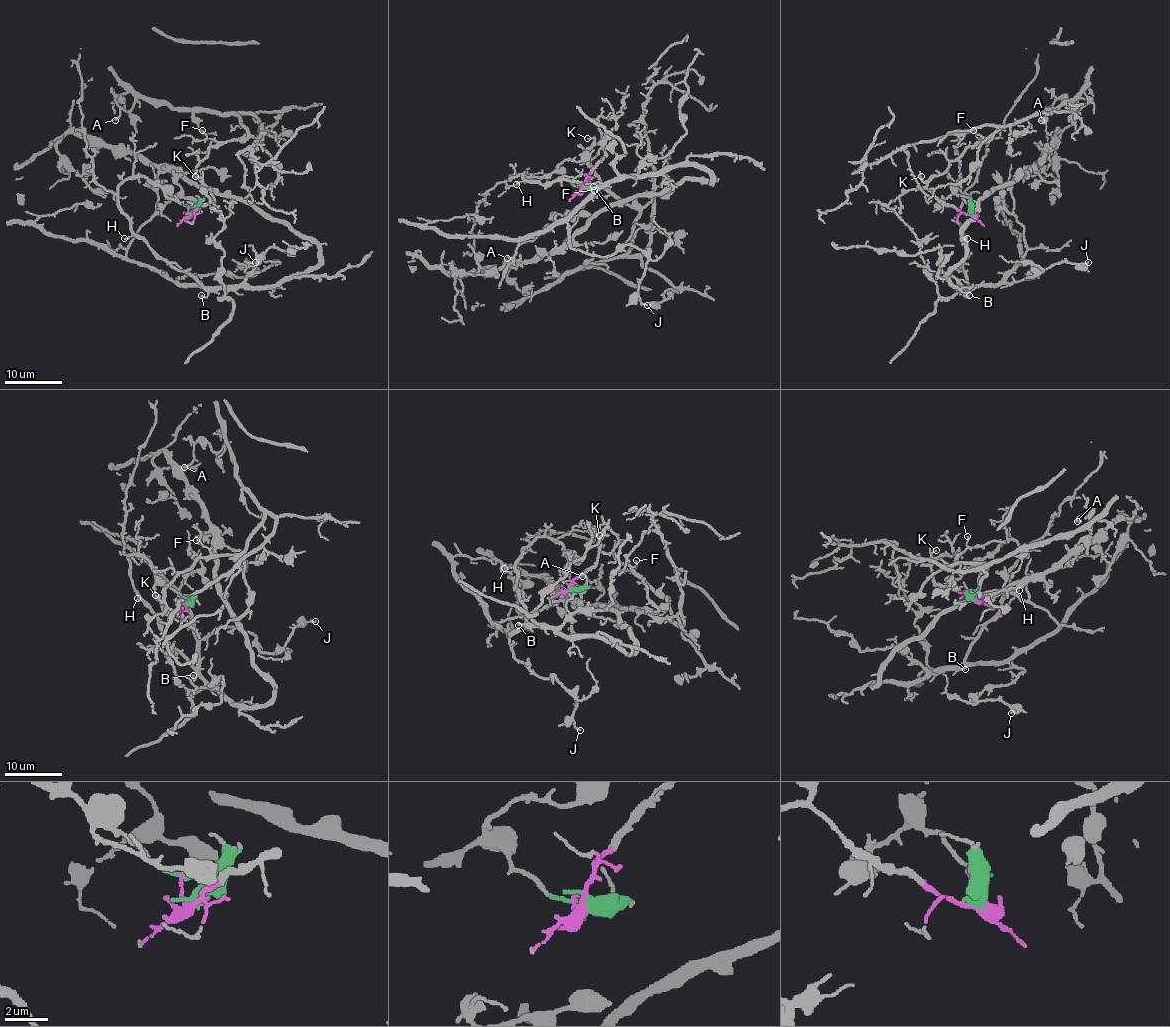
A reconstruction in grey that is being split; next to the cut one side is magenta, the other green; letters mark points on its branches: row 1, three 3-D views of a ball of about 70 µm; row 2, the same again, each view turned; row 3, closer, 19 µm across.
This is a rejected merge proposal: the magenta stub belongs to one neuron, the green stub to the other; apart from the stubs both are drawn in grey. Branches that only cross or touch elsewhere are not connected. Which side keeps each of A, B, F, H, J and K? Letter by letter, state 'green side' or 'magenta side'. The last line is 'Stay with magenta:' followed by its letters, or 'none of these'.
A: magenta side
B: green side
F: magenta side
H: green side
J: green side
K: magenta side
Stay with magenta: A, F, K

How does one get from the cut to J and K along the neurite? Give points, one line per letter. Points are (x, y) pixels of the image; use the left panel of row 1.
J: (191, 215), (145, 177), (118, 187), (131, 229), (202, 286), (175, 283), (249, 277), (255, 262)
K: (191, 215), (214, 197), (202, 179), (195, 176)

